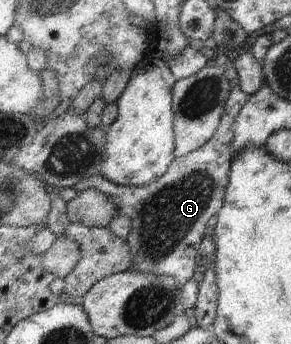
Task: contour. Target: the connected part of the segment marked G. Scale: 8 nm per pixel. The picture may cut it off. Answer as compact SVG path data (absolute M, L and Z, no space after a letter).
M234 85L214 138L189 155L176 156L169 171L149 185L125 187L100 174L84 179L74 187L77 193L89 188L106 193L117 205L120 214L132 219L133 230L127 240L133 256L133 270L158 276L173 276L180 286L196 276L198 244L204 240L204 233L210 231L210 218L217 215L224 206L231 168L236 157L232 144L237 116L249 102L249 97L240 85Z

